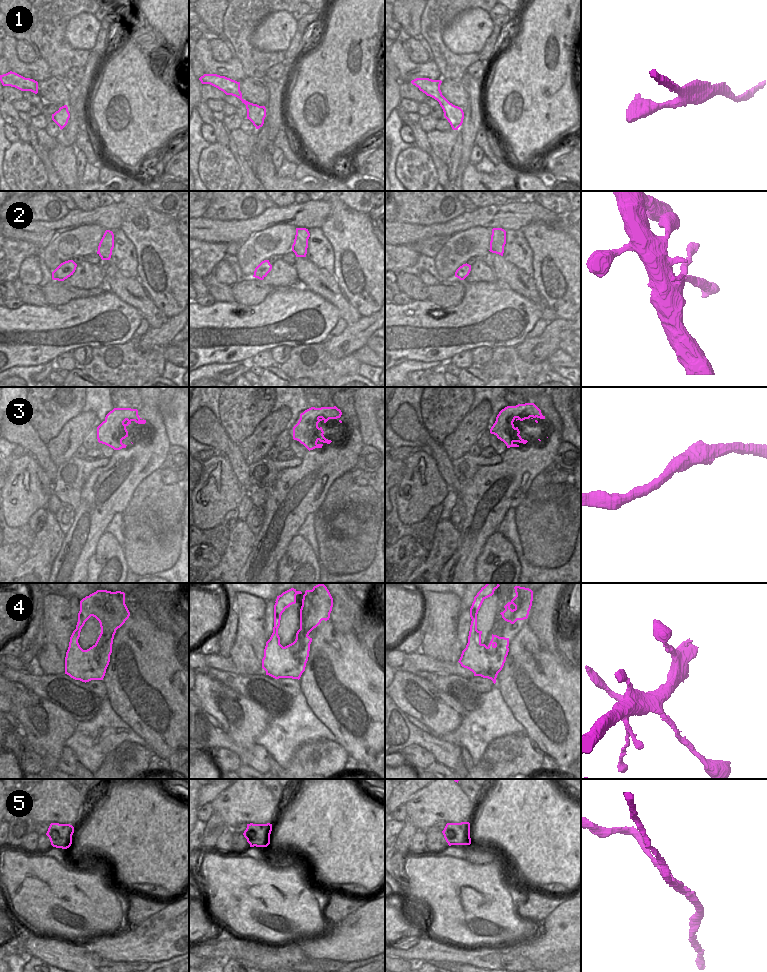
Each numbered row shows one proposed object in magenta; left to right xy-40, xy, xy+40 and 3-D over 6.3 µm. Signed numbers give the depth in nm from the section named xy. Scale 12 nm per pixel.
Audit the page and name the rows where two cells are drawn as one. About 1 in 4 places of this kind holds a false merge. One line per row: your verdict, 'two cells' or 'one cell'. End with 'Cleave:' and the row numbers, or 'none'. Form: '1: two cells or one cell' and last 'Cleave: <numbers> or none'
1: one cell
2: one cell
3: one cell
4: one cell
5: two cells
Cleave: 5

